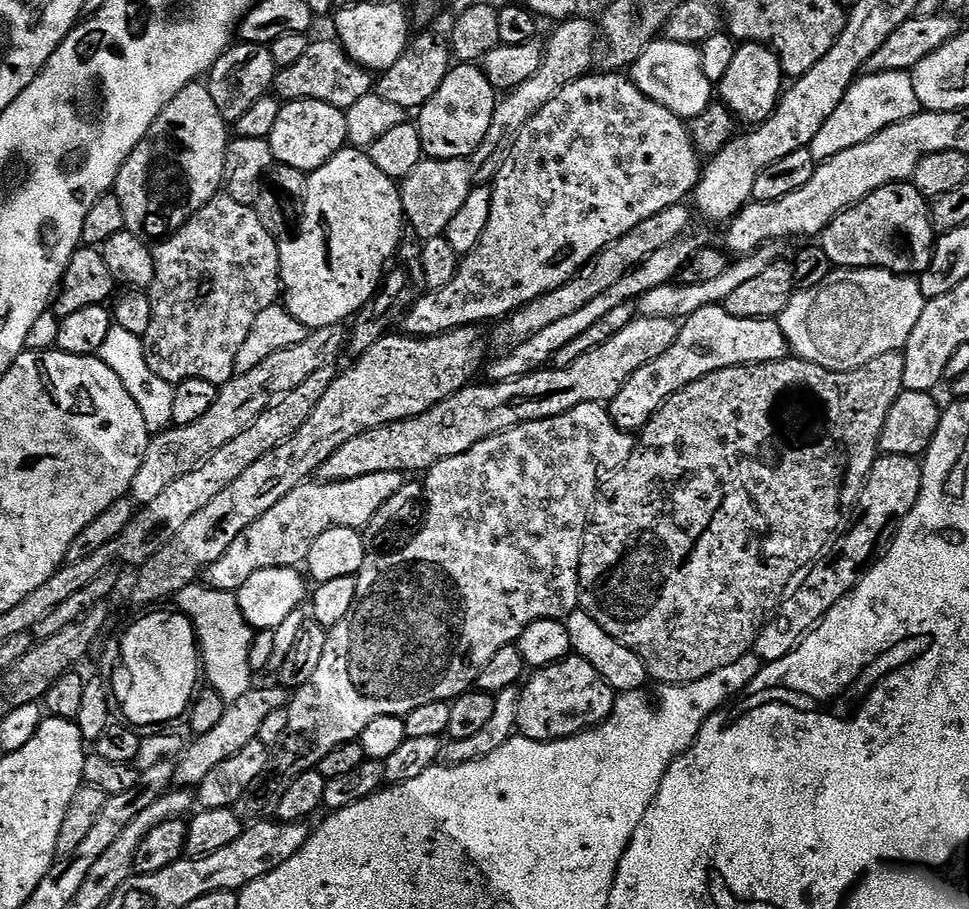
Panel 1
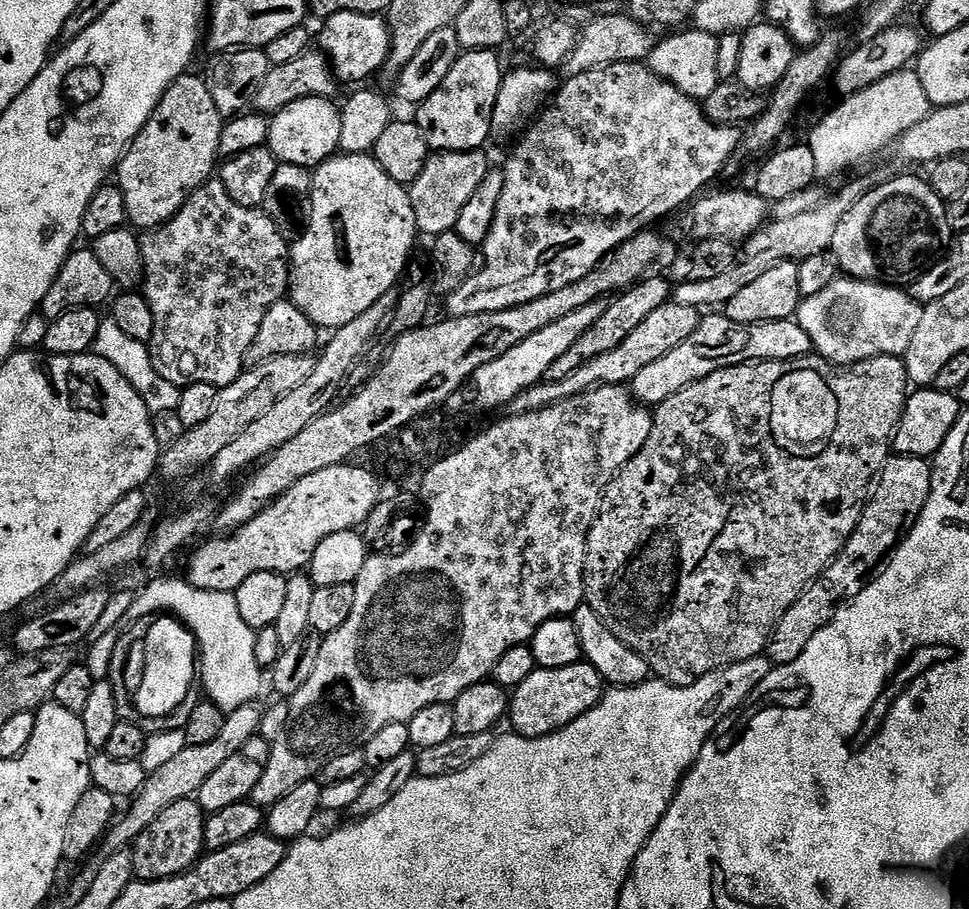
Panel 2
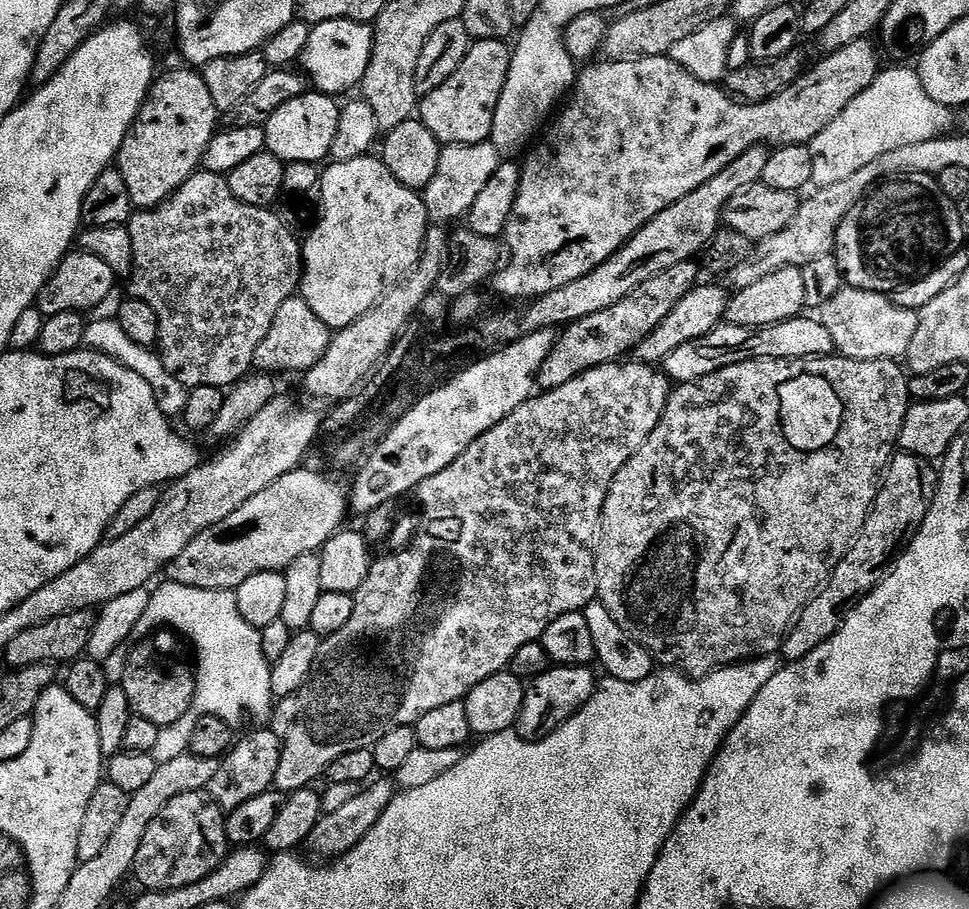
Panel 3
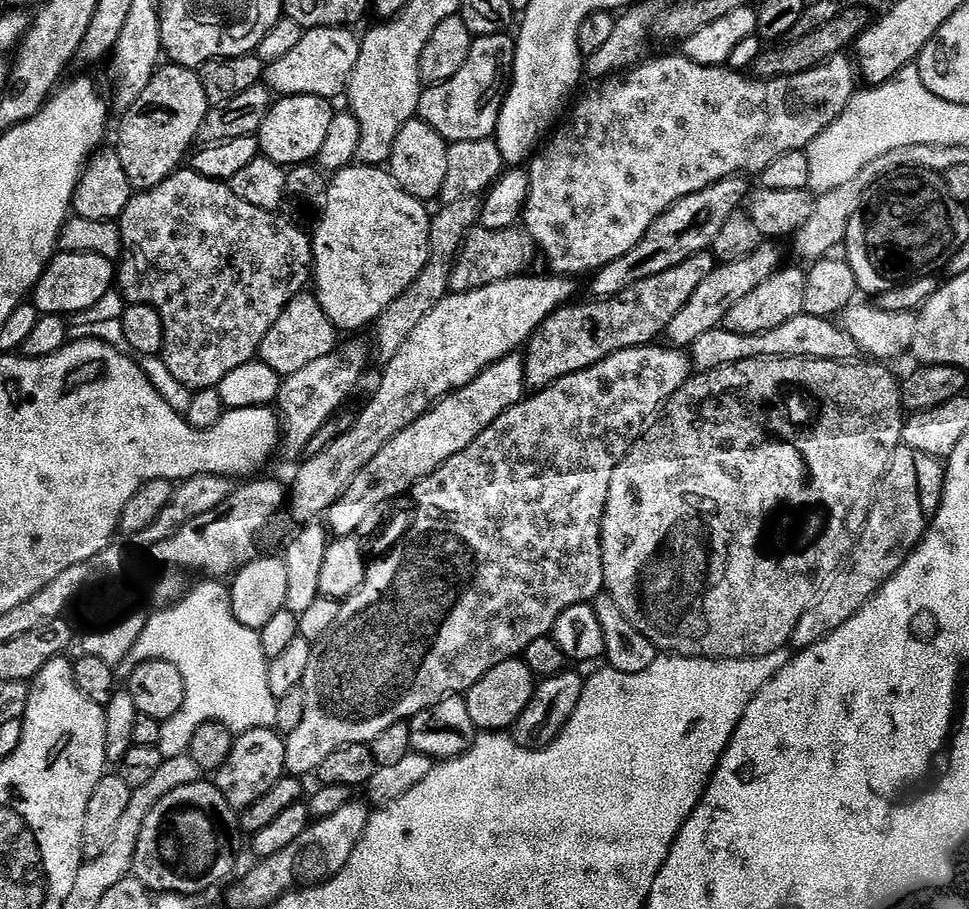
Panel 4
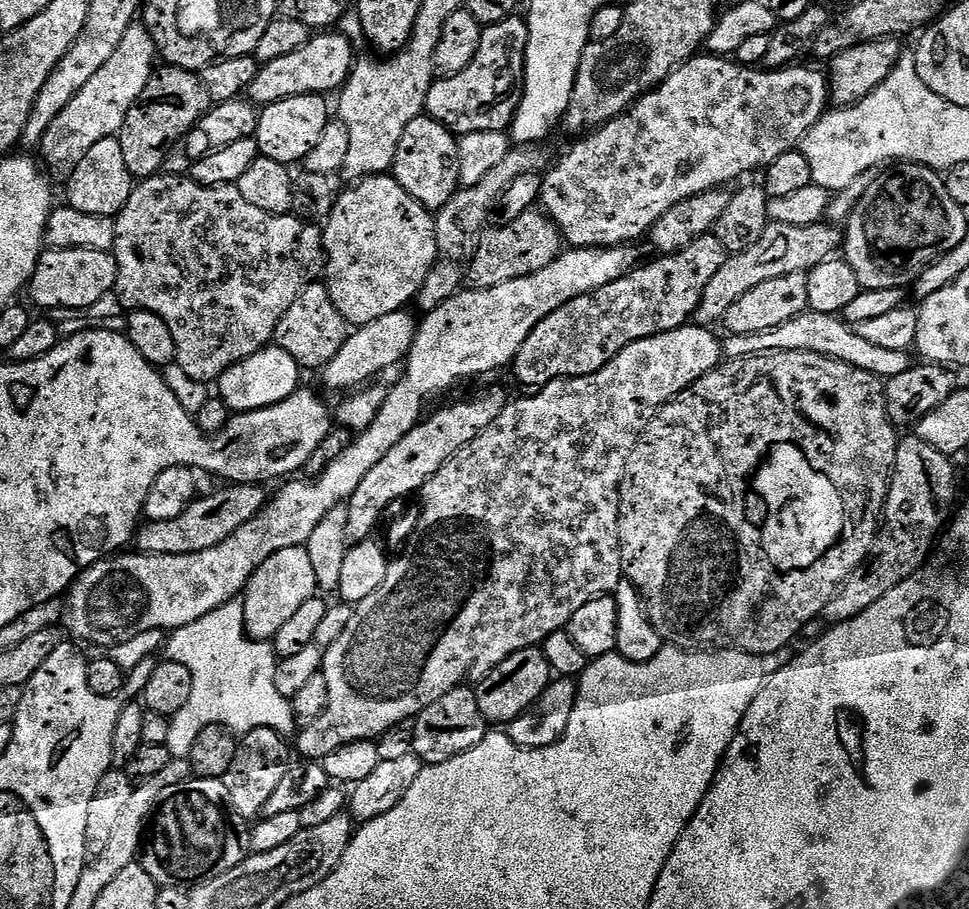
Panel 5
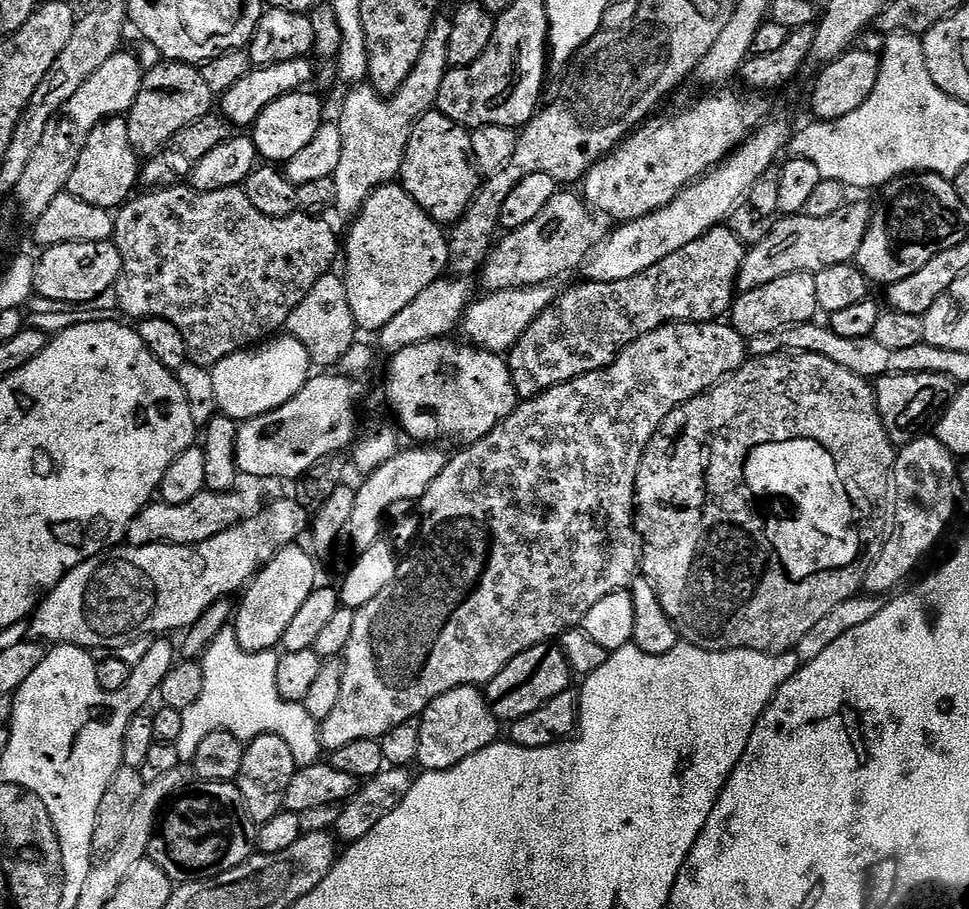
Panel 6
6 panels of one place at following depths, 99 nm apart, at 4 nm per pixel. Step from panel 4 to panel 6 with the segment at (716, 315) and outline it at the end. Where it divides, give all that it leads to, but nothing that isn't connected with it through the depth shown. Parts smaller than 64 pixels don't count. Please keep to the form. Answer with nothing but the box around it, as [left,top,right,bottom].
[736,202,872,292]

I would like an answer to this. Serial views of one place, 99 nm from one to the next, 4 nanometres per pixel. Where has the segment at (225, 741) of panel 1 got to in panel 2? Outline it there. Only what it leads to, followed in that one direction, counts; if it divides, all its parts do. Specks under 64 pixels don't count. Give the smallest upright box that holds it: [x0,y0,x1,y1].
[102,703,262,853]

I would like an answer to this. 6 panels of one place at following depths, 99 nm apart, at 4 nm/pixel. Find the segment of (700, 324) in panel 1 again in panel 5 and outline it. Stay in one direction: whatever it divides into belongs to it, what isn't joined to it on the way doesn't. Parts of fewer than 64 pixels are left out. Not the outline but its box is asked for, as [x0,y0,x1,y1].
[722,310,910,378]

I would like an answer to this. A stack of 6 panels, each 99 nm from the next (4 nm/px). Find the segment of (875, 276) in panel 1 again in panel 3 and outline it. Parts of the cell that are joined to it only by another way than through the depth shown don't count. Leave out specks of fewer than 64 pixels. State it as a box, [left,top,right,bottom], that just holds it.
[822,286,918,359]

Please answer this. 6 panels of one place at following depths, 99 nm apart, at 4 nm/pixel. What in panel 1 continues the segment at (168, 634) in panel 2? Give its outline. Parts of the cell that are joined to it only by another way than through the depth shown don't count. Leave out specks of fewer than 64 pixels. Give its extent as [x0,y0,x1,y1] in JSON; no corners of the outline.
[118,610,200,726]

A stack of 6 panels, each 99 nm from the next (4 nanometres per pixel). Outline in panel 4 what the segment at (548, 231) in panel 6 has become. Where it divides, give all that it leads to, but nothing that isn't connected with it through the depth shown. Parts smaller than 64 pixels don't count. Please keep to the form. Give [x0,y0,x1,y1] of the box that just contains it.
[451,226,534,292]

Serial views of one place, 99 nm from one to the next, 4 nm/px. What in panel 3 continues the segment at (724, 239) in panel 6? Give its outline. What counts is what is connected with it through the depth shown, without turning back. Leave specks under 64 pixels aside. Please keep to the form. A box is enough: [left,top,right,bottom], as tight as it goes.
[536,264,697,389]

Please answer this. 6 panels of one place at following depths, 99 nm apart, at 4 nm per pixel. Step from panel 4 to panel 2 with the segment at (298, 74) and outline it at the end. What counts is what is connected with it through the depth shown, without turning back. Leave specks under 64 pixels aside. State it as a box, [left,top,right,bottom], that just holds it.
[318,12,392,84]

